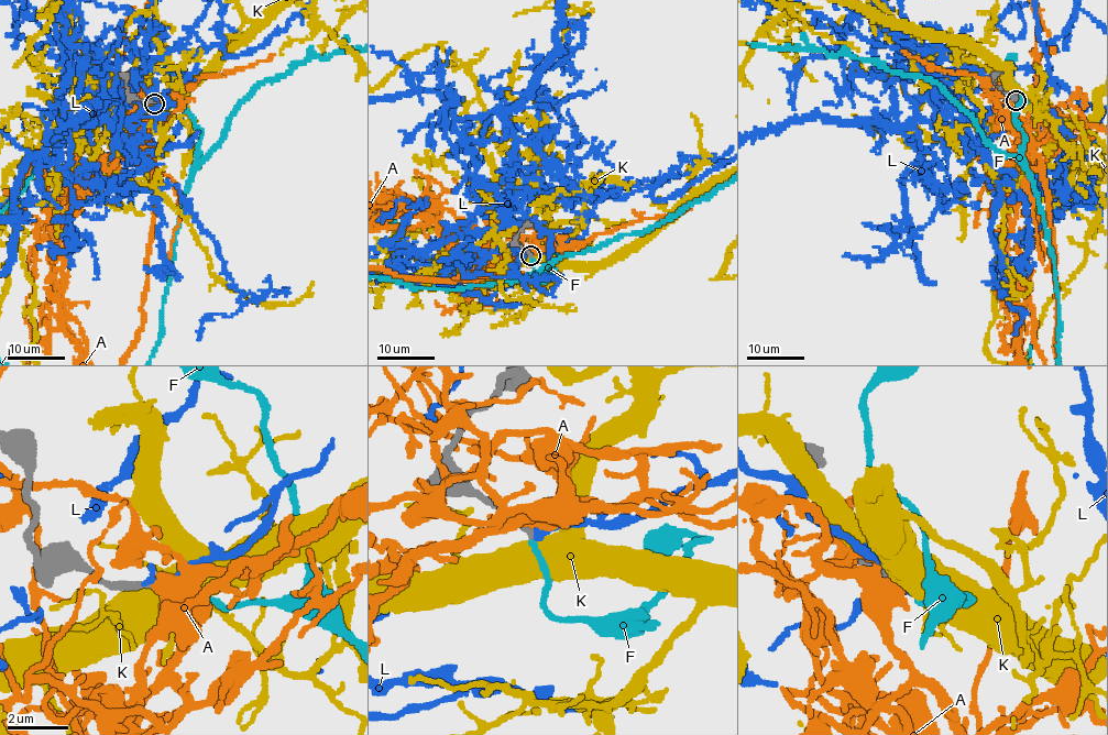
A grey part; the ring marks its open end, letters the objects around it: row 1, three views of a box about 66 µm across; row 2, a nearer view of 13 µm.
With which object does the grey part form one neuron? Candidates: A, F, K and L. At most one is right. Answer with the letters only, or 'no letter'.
F

